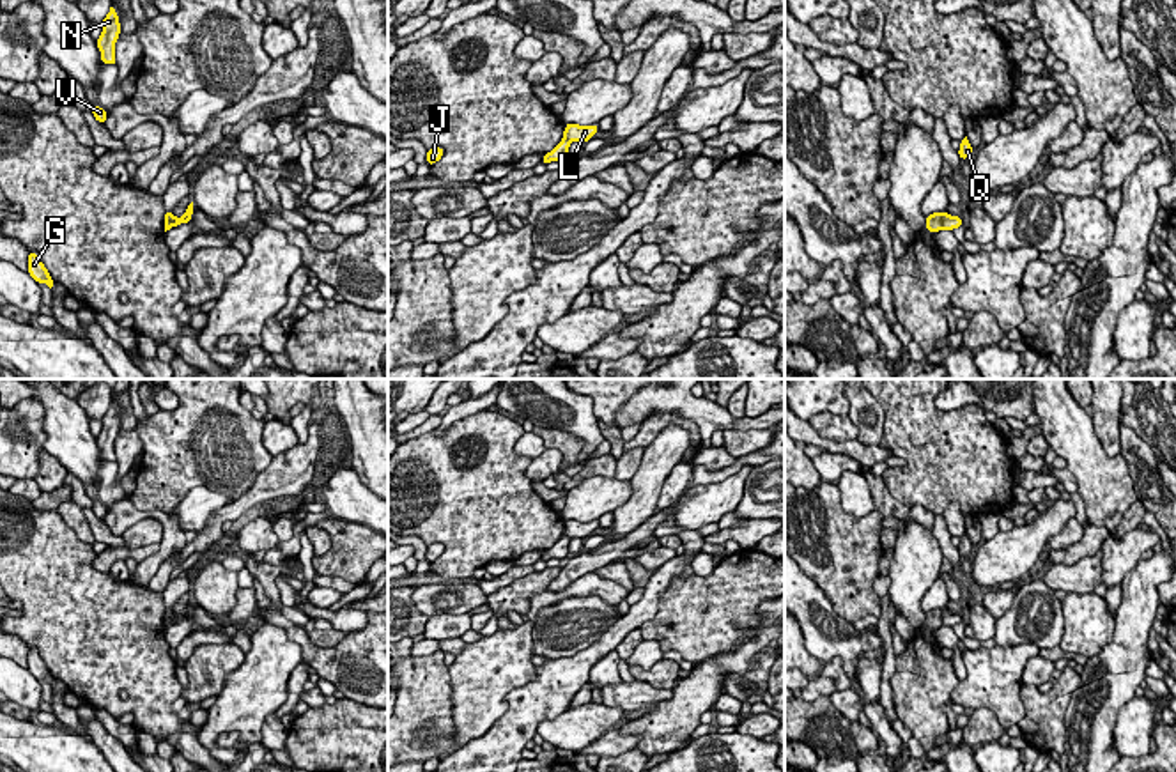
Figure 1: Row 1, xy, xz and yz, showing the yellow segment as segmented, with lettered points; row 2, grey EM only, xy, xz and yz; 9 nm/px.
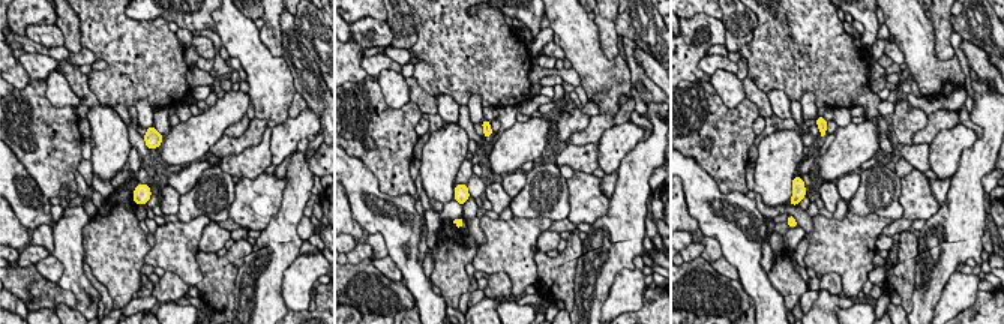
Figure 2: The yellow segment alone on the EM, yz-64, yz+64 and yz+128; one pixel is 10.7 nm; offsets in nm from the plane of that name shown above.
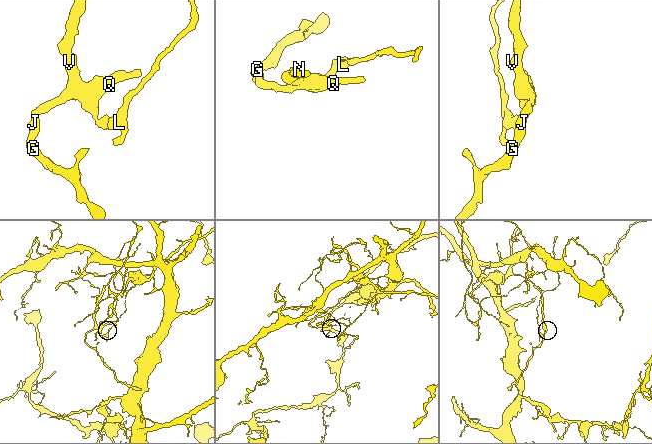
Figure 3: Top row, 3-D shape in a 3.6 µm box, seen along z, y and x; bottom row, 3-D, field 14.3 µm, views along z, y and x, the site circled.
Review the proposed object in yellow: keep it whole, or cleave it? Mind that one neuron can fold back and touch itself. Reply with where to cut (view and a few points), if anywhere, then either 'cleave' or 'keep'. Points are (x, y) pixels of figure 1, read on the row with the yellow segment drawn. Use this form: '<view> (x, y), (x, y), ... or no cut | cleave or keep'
yz (941, 213), (943, 227) | cleave

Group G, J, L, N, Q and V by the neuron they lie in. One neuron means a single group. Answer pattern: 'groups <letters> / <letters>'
groups G J N Q V / L

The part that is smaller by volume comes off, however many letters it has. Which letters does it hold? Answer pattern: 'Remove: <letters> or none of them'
Remove: G, J, N, Q, V

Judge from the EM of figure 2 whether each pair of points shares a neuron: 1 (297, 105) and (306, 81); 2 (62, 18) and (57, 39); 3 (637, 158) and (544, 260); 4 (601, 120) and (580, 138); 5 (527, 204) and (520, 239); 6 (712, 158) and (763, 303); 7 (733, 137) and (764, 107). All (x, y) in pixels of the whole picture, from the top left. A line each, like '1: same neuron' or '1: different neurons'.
1: different neurons
2: different neurons
3: different neurons
4: same neuron
5: different neurons
6: different neurons
7: different neurons

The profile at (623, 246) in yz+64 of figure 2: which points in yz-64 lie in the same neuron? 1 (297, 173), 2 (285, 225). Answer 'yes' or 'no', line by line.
1: yes
2: yes

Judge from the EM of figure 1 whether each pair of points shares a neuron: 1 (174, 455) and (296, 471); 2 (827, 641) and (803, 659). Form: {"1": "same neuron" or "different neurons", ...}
{"1": "different neurons", "2": "different neurons"}

